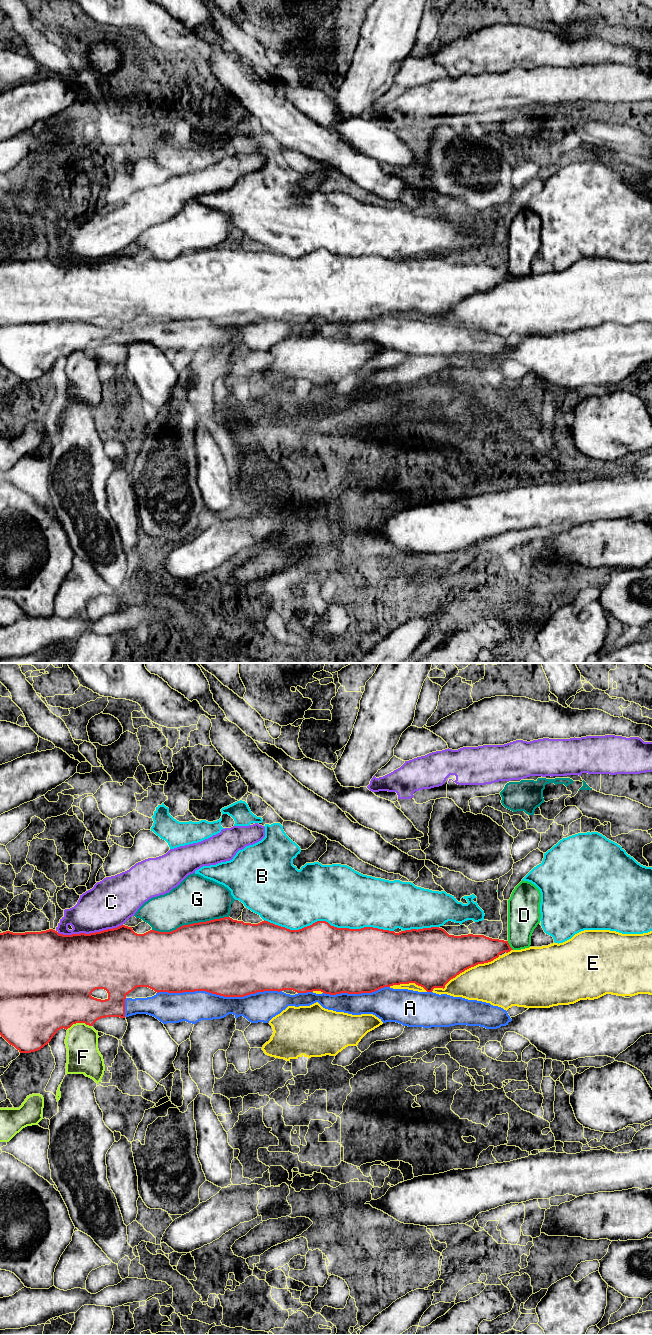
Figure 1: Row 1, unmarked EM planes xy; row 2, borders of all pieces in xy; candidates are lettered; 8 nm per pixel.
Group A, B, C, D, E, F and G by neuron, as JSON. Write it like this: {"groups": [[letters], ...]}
{"groups": [["A"], ["B"], ["C", "G"], ["D"], ["E"], ["F"]]}

